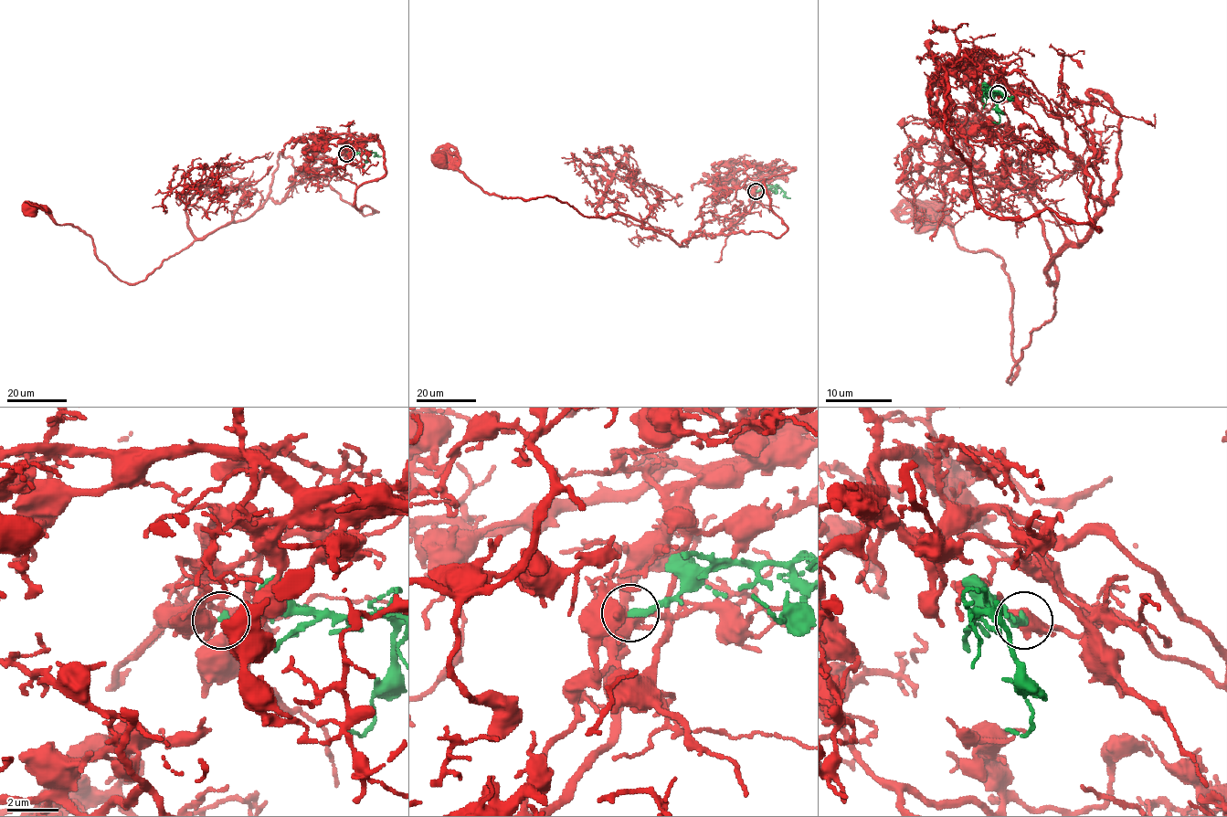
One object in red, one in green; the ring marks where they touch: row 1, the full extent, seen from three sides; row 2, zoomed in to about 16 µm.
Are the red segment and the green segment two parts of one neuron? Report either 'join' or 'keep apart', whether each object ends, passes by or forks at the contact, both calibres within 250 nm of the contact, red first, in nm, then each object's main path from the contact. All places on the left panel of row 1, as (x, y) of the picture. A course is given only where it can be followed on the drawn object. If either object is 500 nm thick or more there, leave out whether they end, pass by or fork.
join | red passes by | green ends | 440/280 nm | red via (346, 153), (279, 203), (269, 198), (134, 283), (98, 259), (92, 239), (77, 228), (29, 209) | green via (346, 153), (371, 152), (381, 156)

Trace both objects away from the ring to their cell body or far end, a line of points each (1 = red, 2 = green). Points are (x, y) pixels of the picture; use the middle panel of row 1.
1: (756, 191), (726, 229), (678, 244), (620, 214), (585, 217), (549, 196), (486, 194), (438, 160)
2: (756, 191), (775, 185), (790, 198)

